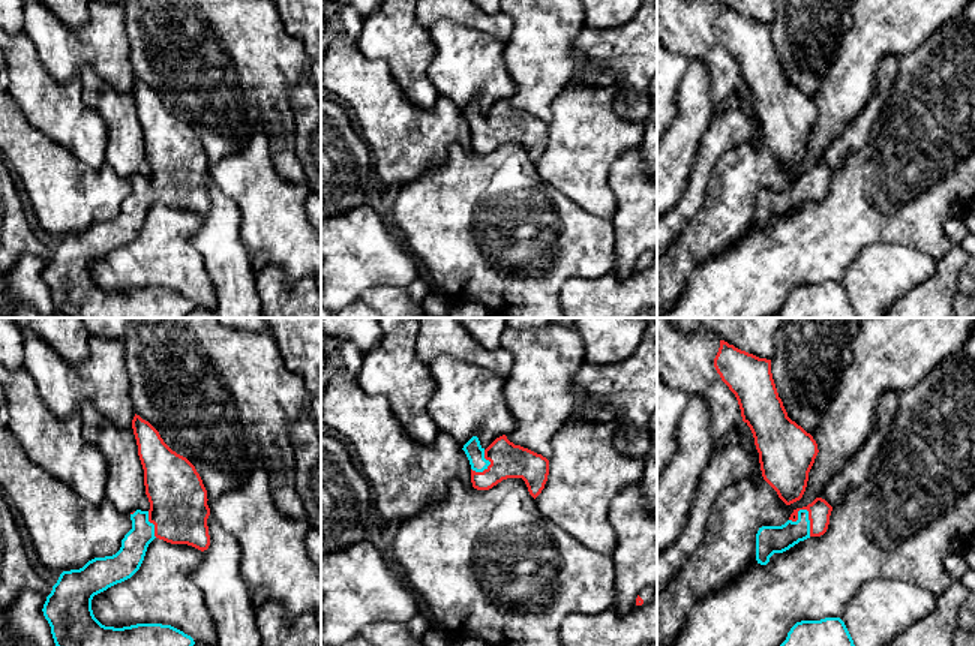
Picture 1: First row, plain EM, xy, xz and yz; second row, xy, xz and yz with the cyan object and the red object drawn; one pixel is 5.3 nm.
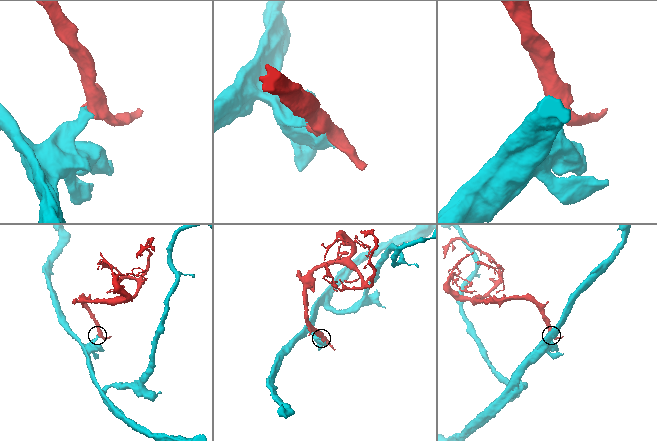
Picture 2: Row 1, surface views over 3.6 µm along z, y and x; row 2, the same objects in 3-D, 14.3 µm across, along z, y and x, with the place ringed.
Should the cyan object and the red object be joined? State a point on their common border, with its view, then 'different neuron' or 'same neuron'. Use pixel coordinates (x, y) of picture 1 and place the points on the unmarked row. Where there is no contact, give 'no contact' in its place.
yz (809, 185) | same neuron

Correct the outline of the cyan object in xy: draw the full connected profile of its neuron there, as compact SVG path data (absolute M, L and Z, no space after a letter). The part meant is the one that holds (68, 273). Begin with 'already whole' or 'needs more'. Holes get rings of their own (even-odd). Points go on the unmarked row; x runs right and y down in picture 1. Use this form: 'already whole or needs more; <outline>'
needs more; M136 78L132 93L150 174L130 177L132 193L116 219L63 235L52 250L42 276L56 312L68 318L188 318L195 309L190 300L171 289L105 291L92 274L94 259L140 234L154 202L201 216L210 210L207 154L195 130L172 115L159 96Z

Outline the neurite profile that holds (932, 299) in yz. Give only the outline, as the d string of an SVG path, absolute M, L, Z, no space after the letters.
M951 244L934 274L898 297L885 318L952 318L952 297L968 259L962 244Z

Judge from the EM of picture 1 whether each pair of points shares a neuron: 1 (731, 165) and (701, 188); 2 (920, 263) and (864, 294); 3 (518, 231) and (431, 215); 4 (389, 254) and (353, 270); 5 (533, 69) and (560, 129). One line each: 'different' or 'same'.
1: different
2: same
3: same
4: same
5: different

